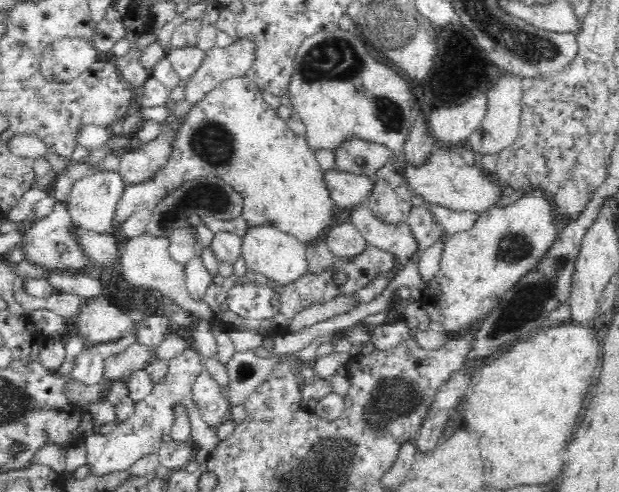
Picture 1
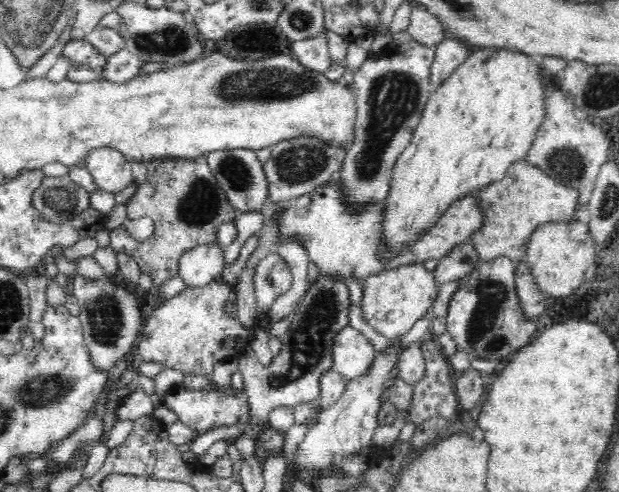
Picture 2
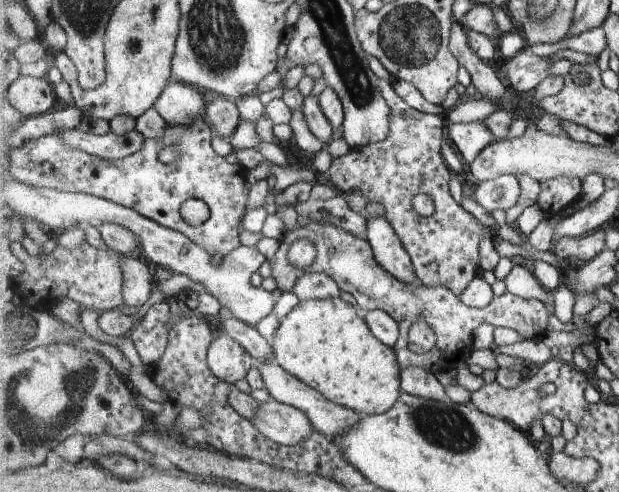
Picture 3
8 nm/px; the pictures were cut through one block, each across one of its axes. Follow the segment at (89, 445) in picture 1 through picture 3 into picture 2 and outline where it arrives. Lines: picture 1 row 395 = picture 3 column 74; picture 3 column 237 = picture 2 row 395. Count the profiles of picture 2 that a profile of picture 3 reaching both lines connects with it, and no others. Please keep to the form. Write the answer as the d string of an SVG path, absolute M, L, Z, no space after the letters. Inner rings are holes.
M182 382L172 385L171 388L172 390L162 397L163 404L166 405L166 408L174 410L179 416L179 420L197 433L252 422L252 408L250 408L249 396L245 389L240 394L236 394L232 385L223 385L222 388L217 388L216 384L211 383L198 390L188 390Z

